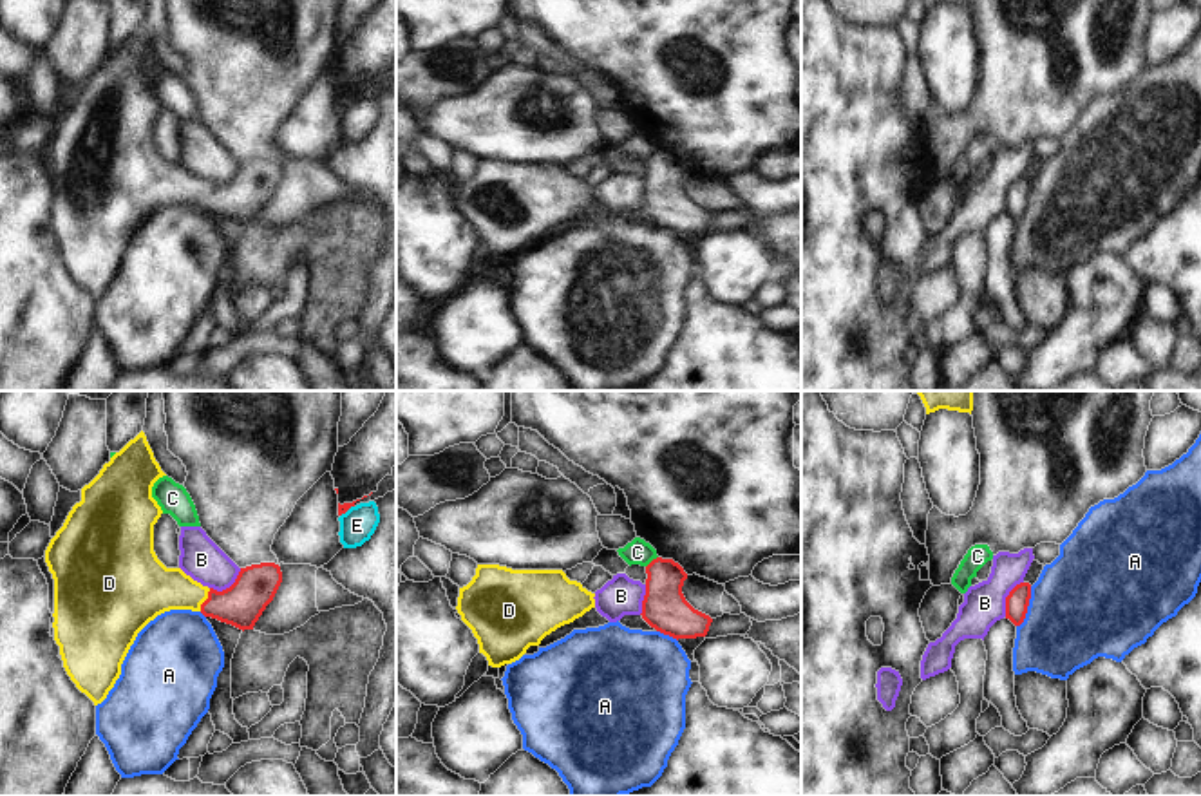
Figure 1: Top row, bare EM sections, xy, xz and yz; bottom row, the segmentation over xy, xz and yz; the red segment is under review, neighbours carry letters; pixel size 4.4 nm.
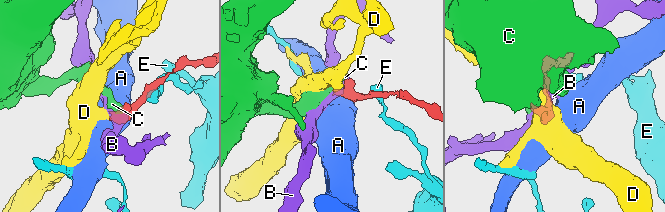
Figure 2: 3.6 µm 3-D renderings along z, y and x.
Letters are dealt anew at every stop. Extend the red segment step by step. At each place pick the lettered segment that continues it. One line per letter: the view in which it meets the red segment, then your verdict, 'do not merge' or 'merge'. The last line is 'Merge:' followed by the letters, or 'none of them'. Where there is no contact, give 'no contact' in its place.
A: meets red in yz; do not merge
B: meets red in xy; do not merge
C: meets red in xz; do not merge
D: meets red in xy; merge
E: meets red in xy; do not merge
Merge: D

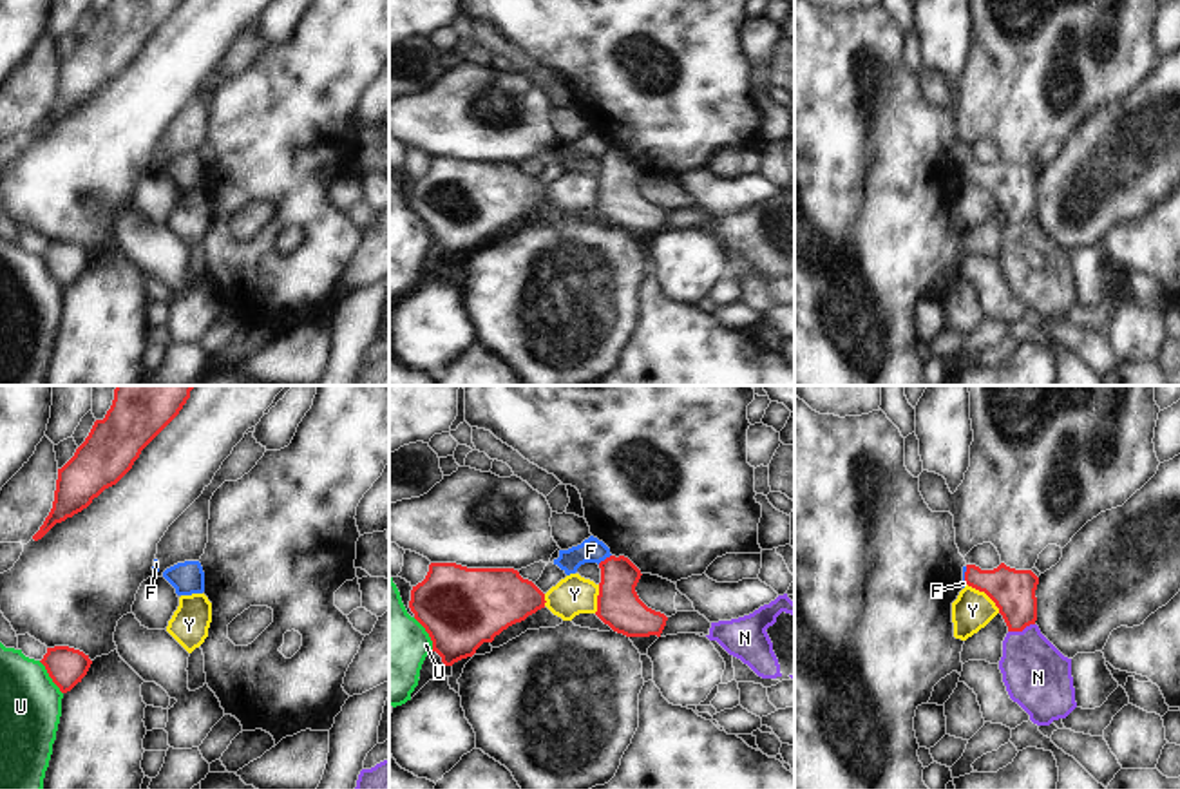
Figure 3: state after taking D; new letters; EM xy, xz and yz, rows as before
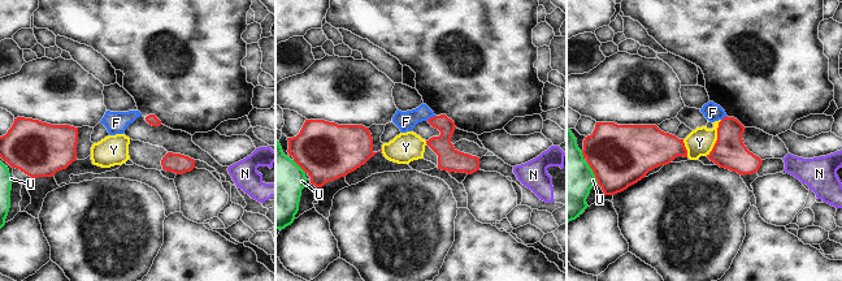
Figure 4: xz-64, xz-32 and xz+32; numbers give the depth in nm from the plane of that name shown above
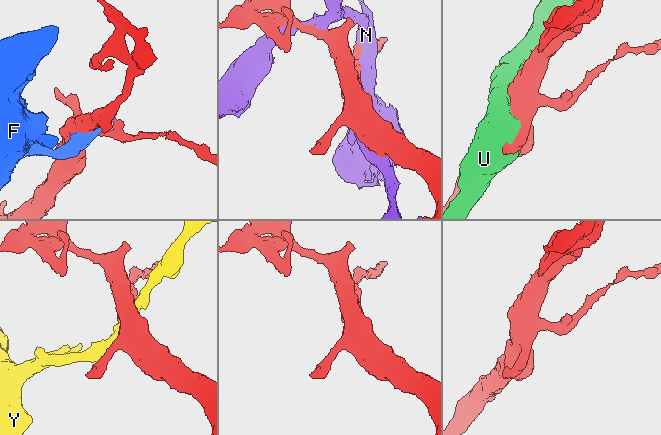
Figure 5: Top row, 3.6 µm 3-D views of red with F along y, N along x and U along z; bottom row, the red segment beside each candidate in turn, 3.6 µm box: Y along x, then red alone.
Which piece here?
F: meets red in xz; do not merge
N: meets red in yz; do not merge
U: meets red in xz; do not merge
Y: meets red in yz; do not merge
Merge: none of them

